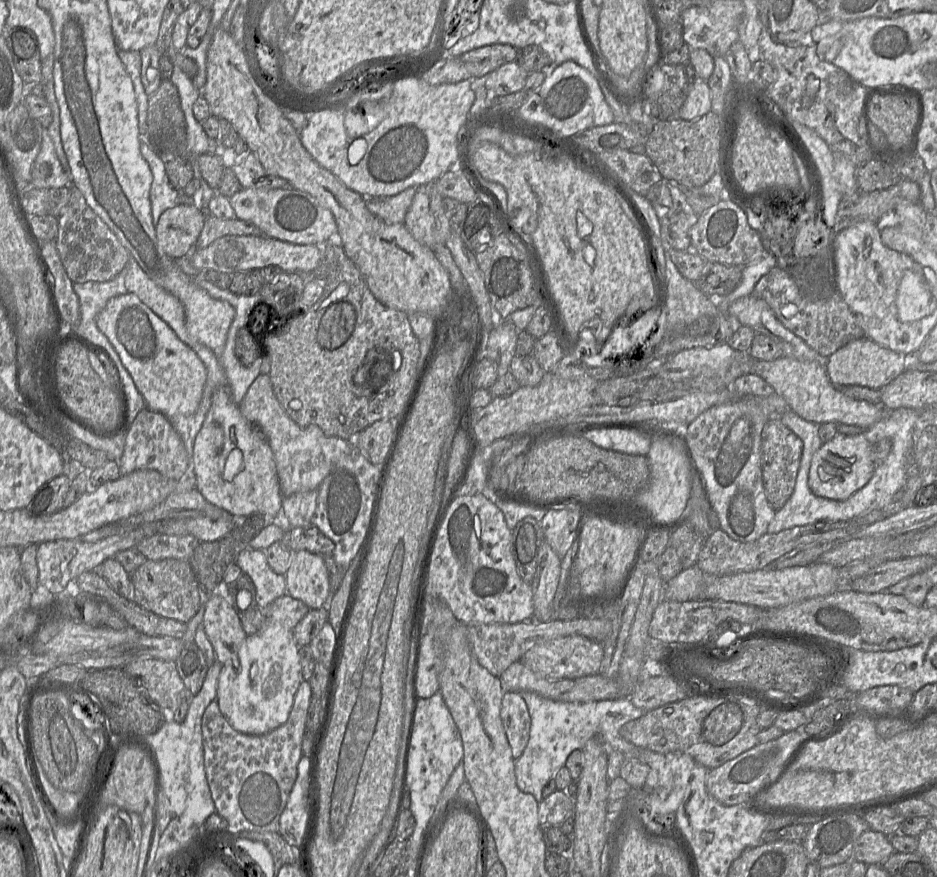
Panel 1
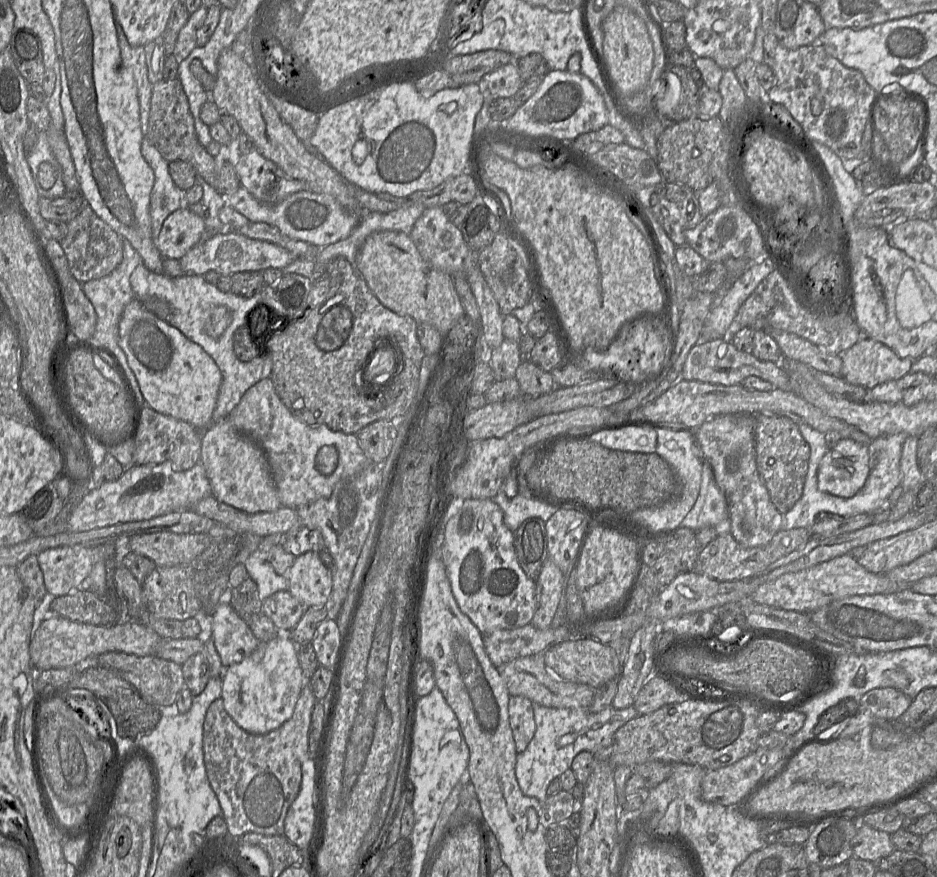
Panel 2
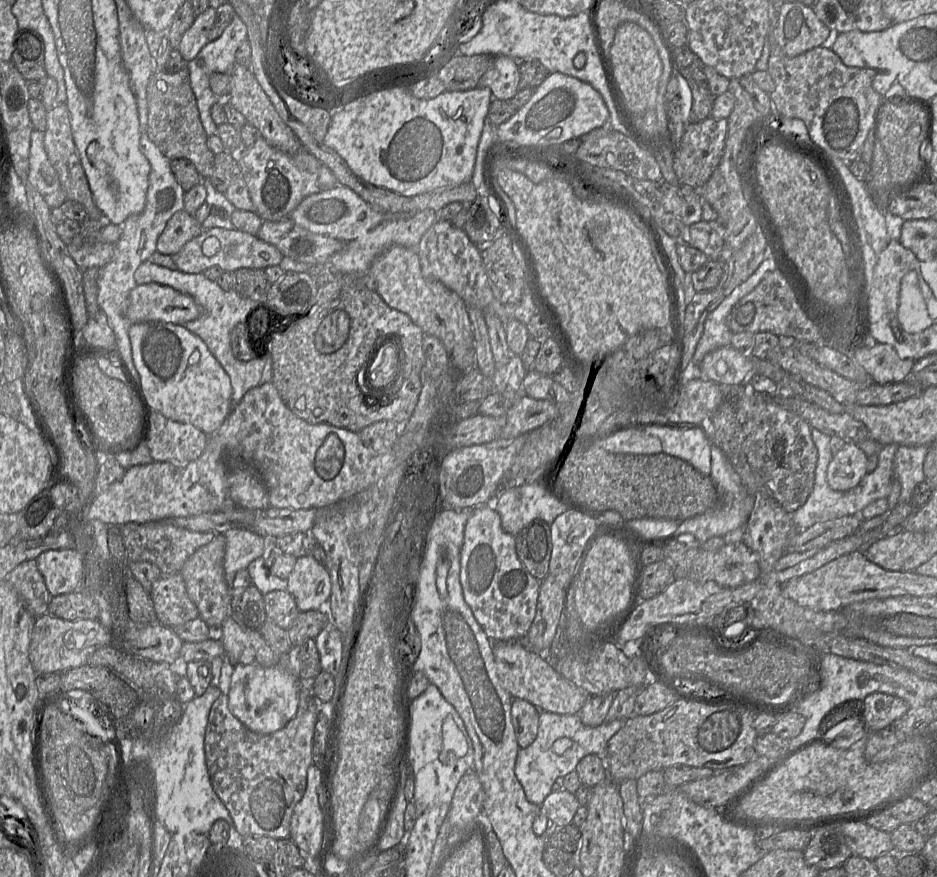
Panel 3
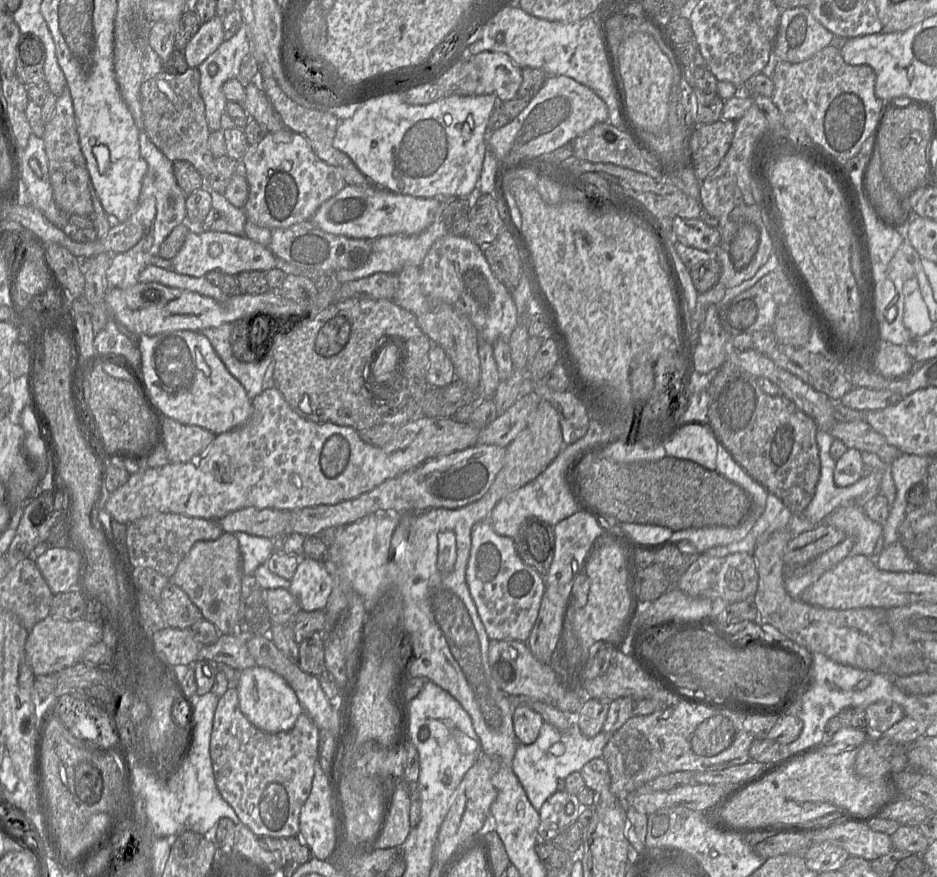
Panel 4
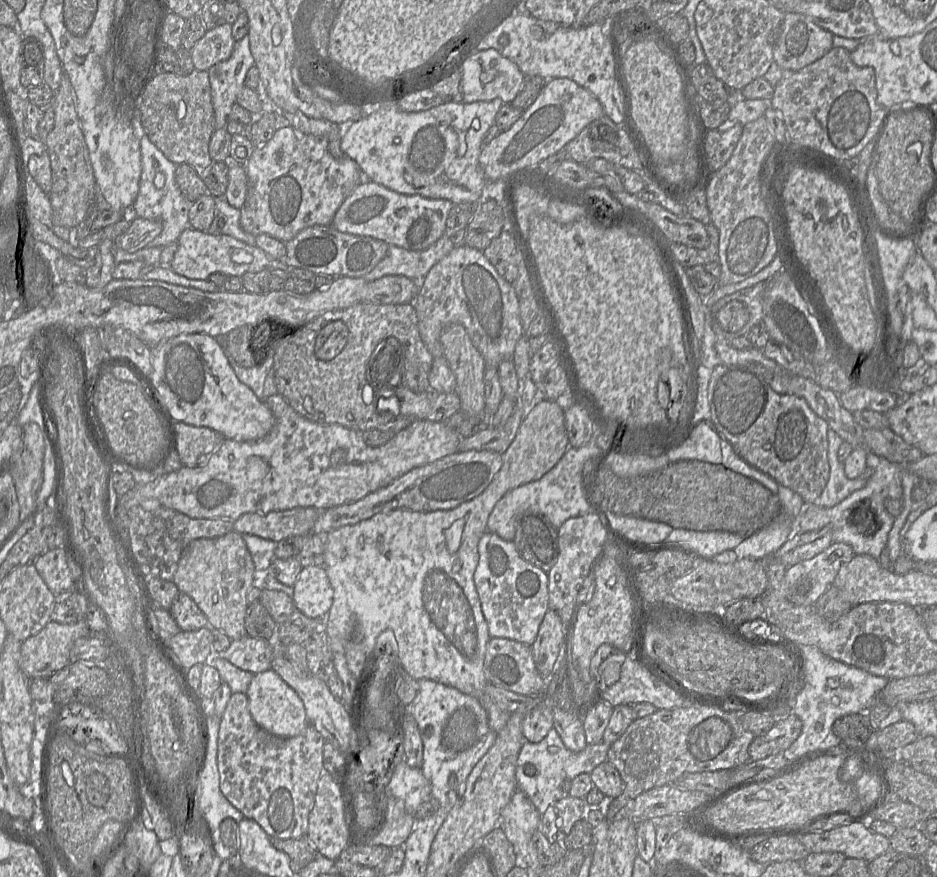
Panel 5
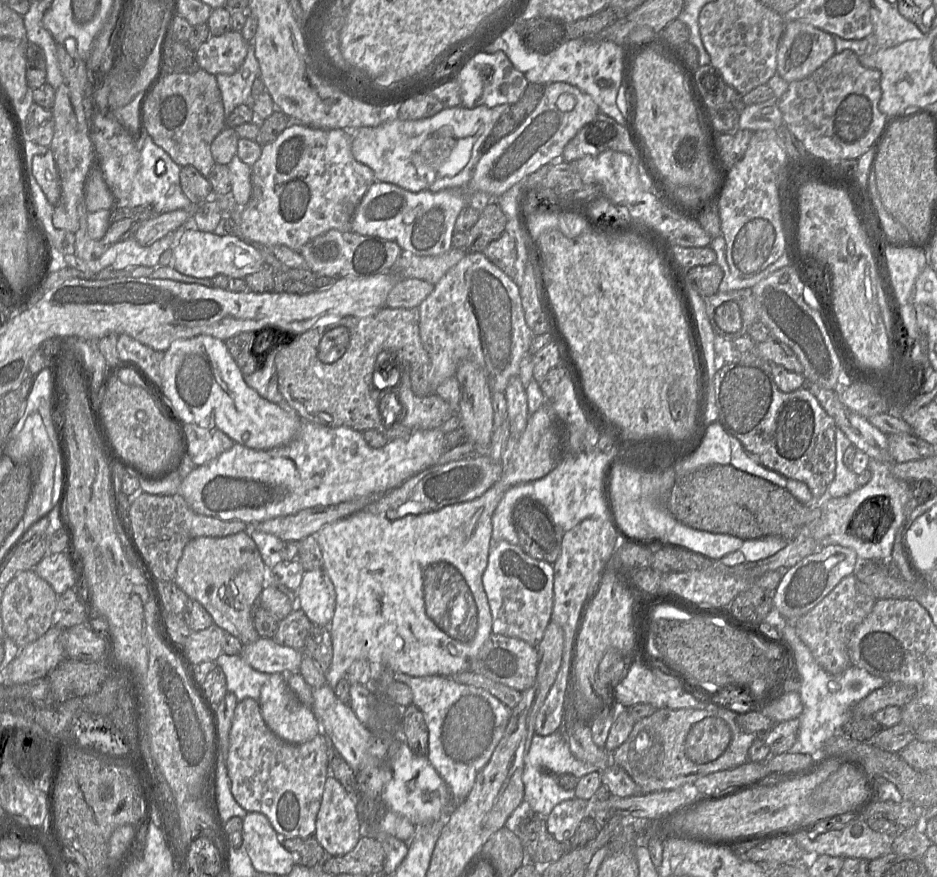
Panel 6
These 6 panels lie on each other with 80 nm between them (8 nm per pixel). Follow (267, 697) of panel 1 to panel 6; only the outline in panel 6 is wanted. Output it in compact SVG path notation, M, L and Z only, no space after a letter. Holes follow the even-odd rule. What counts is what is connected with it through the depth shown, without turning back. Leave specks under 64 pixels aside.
M270 674L261 688L258 703L266 725L277 737L287 743L301 744L321 732L320 724L311 708L304 705L288 687L286 674Z

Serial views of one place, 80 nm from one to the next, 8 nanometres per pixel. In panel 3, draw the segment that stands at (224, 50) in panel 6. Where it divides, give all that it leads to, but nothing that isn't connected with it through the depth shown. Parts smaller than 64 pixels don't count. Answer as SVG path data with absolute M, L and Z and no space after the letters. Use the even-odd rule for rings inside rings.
M208 7L203 13L195 17L192 26L184 33L179 52L186 62L196 58L199 51L209 43L208 33L216 17L216 10Z

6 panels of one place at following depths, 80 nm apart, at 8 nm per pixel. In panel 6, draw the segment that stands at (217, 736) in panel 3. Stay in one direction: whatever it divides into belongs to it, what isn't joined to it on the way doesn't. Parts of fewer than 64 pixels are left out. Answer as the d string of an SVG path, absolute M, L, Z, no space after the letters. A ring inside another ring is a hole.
M246 698L238 701L229 732L226 767L235 801L247 812L264 814L281 838L313 837L325 782L329 775L329 737L320 732L313 739L291 744L277 737L266 725L258 701Z

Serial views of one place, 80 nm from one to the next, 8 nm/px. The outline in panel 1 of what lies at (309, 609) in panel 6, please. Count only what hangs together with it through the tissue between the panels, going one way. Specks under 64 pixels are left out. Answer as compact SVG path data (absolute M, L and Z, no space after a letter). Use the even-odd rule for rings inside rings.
M307 550L292 552L290 566L285 573L286 593L295 599L301 600L310 609L318 609L329 598L330 586L324 558Z

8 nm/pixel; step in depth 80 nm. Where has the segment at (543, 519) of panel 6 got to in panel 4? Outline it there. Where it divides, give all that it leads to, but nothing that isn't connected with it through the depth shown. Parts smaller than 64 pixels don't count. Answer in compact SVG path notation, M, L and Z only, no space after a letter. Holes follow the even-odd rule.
M529 517L521 524L514 542L521 560L546 579L555 554L553 527L537 517Z

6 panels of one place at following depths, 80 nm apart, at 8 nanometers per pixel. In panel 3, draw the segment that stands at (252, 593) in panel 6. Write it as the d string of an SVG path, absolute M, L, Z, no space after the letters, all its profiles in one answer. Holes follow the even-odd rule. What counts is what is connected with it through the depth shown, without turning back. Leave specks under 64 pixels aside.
M216 534L210 543L201 546L189 556L179 570L188 597L197 607L199 617L211 629L218 629L231 611L231 589L225 581L223 570L225 546L224 534Z

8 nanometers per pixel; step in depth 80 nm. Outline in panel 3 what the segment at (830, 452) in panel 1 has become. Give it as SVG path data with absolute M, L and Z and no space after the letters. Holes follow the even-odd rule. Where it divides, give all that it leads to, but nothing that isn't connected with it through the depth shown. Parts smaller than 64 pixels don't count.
M845 443L843 448L833 455L827 467L827 482L835 491L848 491L856 487L867 474L867 455L853 443Z

